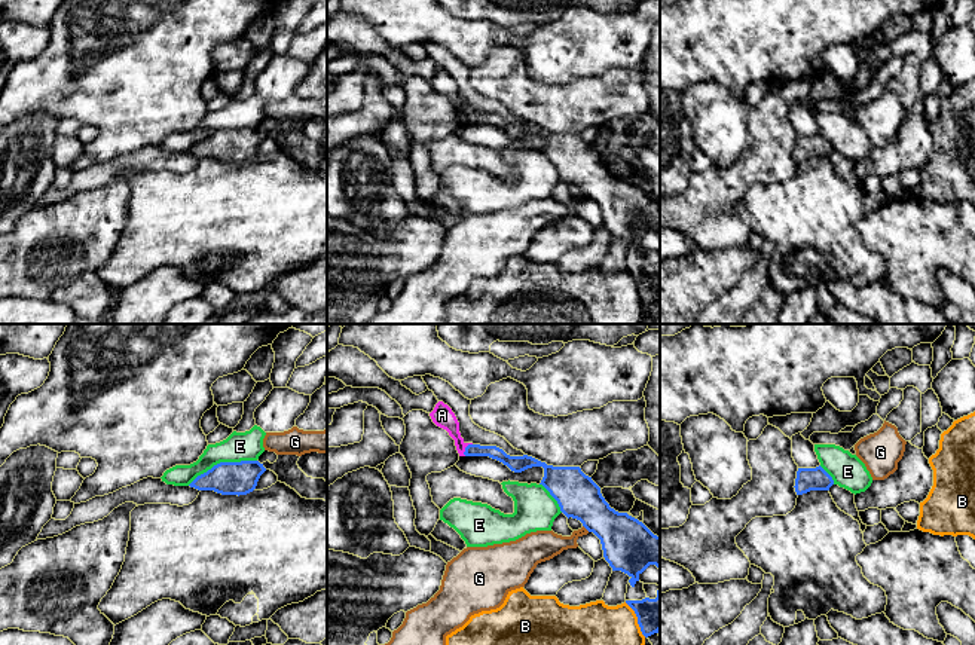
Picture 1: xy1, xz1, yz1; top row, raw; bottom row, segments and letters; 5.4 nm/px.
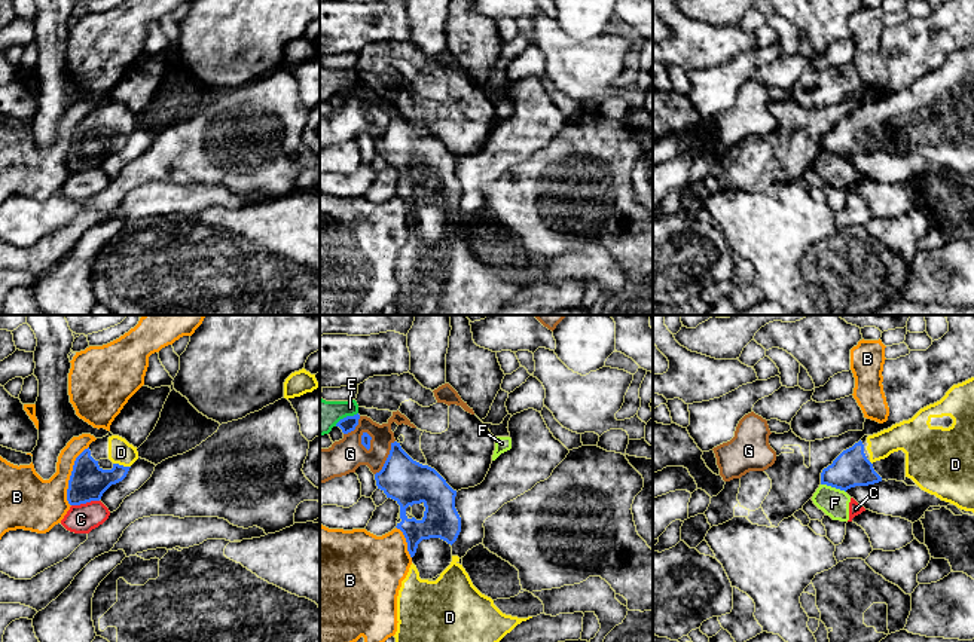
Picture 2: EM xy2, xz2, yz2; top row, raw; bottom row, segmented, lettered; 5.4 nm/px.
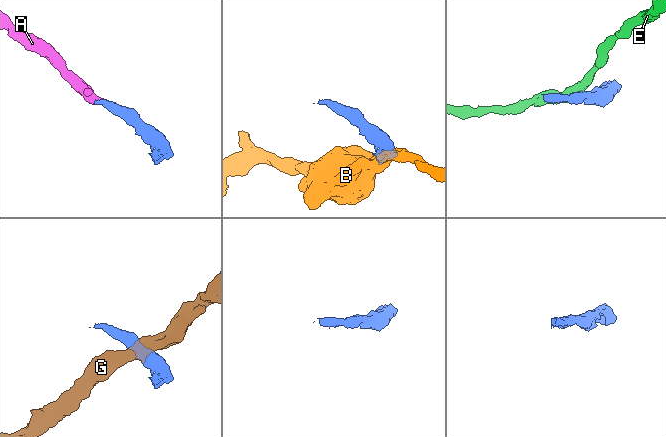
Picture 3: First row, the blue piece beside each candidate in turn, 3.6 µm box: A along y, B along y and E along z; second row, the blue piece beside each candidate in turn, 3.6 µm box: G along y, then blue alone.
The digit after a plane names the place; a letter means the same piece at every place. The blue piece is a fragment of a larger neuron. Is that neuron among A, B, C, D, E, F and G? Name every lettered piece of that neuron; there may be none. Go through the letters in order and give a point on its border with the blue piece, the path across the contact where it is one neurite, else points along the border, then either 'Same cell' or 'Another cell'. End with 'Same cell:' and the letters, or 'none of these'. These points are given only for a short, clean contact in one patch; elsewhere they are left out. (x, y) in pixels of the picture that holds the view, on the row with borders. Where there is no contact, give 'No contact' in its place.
A: Touches blue at xz1 (465, 449). Path across: xz1 (494, 452), (465, 449), (442, 415). Same cell
B: Touches blue at xy2 (70, 476). Boundary: xy2 (88, 446), (73, 465), (67, 489), (67, 503), (70, 506). Another cell
C: Touches blue at xy2 (85, 503). Boundary: xy2 (98, 500), (72, 506). Another cell
D: Touches blue at xy2 (122, 465). Same cell
E: Touches blue at xy1 (222, 462). Boundary: xy1 (256, 459), (220, 461), (198, 474), (188, 485). Another cell
F: Touches blue at yz2 (833, 486). Boundary: yz2 (821, 483), (845, 492). Another cell
G: Touches blue at xz2 (387, 458). Boundary: xz2 (394, 440), (384, 465), (375, 474). Another cell
Same cell: A, D

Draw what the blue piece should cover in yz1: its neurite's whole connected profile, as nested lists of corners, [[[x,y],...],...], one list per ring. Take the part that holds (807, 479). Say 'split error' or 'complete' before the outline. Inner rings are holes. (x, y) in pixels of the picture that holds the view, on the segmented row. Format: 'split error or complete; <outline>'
complete; [[[819,465],[816,468],[798,468],[794,487],[797,495],[803,495],[810,490],[829,490],[832,484],[832,477]]]

